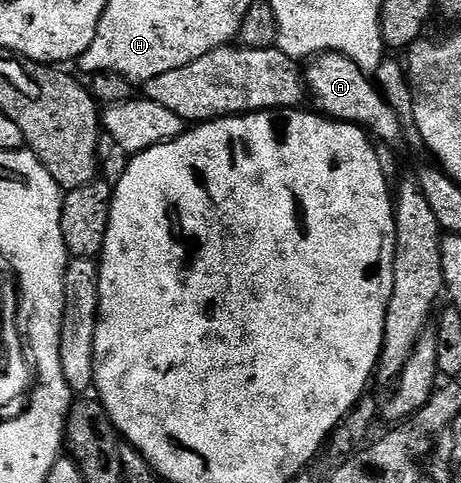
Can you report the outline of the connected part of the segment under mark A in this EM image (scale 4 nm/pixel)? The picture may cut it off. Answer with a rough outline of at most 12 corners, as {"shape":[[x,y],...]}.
{"shape":[[340,52],[308,66],[323,115],[401,143],[398,115],[369,73]]}

